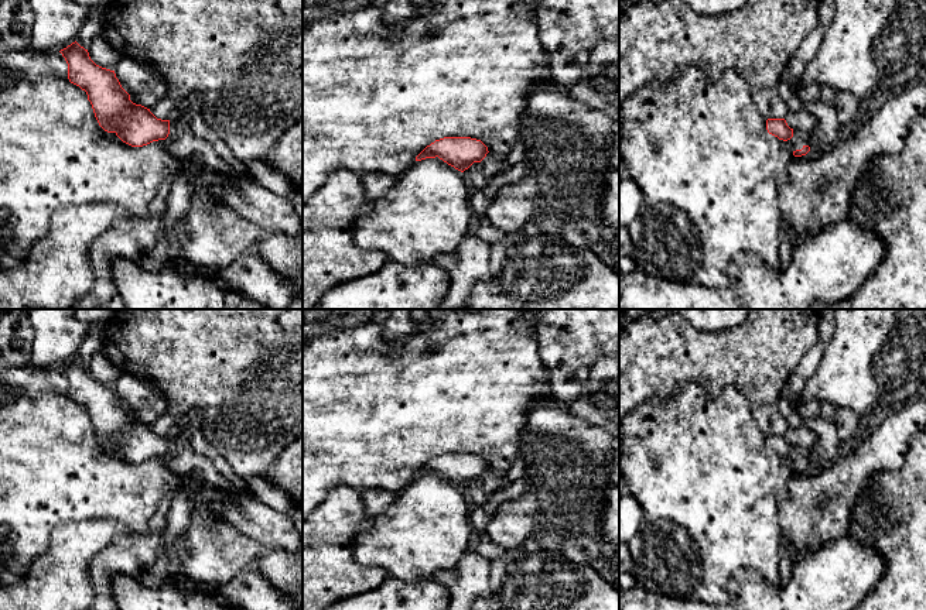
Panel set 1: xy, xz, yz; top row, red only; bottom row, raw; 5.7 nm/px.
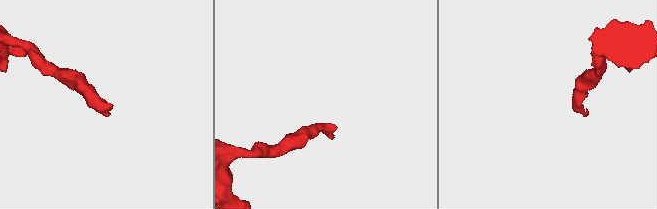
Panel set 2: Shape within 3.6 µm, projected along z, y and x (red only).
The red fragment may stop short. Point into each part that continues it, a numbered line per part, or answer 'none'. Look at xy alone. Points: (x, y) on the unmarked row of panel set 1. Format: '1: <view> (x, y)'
1: xy (273, 530)

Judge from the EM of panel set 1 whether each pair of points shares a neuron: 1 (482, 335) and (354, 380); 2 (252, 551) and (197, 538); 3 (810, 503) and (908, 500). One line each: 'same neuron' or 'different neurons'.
1: same neuron
2: same neuron
3: different neurons

